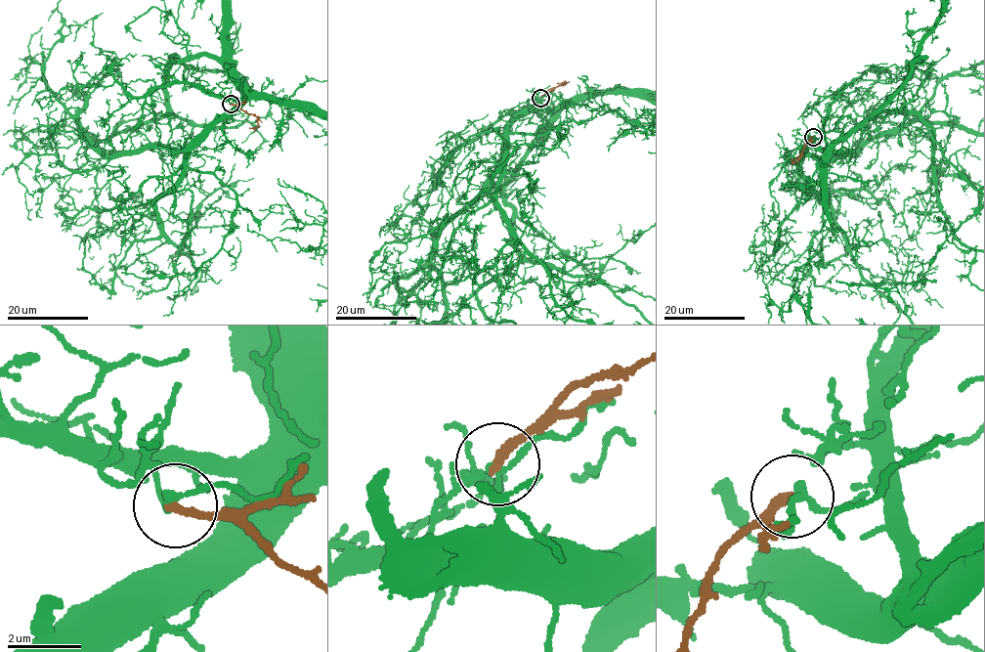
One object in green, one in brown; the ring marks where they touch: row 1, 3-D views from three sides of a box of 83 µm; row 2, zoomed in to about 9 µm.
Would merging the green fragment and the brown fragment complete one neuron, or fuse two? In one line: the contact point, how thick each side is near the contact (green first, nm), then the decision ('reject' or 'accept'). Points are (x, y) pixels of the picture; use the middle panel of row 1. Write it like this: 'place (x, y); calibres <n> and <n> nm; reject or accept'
place (540, 98); calibres 160 and 240 nm; reject

